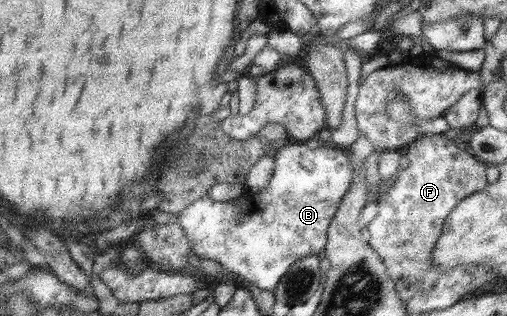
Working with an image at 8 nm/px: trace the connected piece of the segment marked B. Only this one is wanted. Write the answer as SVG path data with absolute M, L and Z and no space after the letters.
M296 142L295 144L289 144L288 146L282 146L273 156L273 169L268 185L259 193L253 194L245 191L244 195L240 199L235 198L234 200L227 202L214 202L210 200L205 193L201 198L188 204L188 206L182 210L182 213L178 213L176 224L178 224L178 226L180 226L180 230L184 232L184 238L190 242L190 250L192 250L199 259L212 260L212 262L216 262L220 268L226 270L228 273L231 272L236 274L237 277L240 277L244 282L248 282L248 284L253 285L256 289L260 288L260 290L272 291L273 288L276 287L278 280L282 277L282 274L285 274L286 270L288 270L296 260L299 260L299 258L306 255L321 256L326 242L326 232L330 224L330 220L334 217L338 203L340 203L340 200L344 197L344 193L350 186L352 173L353 168L352 165L350 165L350 159L340 149L333 149L324 145L310 149L303 144L303 142Z

